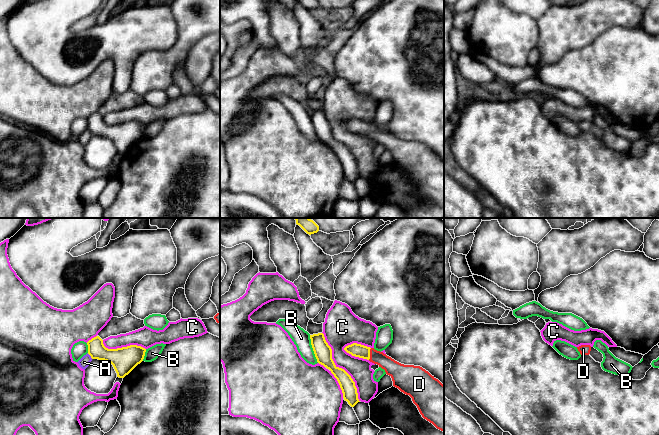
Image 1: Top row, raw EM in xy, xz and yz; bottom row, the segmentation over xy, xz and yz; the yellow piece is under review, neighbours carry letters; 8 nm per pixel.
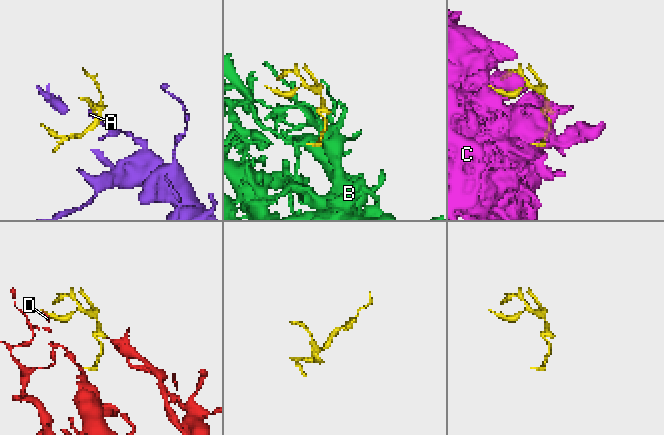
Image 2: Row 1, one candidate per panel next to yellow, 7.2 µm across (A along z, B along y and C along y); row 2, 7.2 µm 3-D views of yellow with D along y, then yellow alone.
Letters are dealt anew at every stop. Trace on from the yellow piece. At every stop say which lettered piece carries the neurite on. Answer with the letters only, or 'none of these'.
D

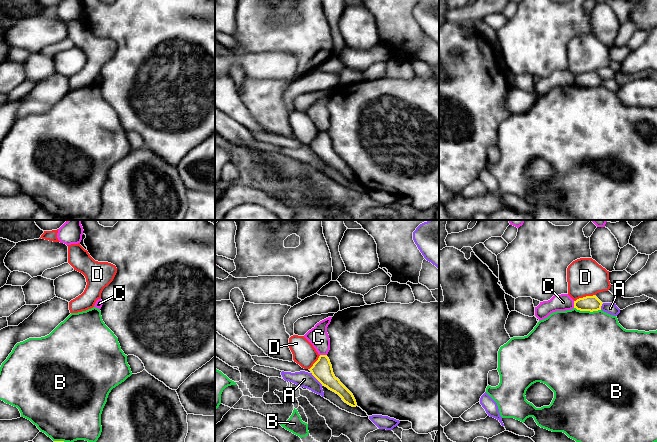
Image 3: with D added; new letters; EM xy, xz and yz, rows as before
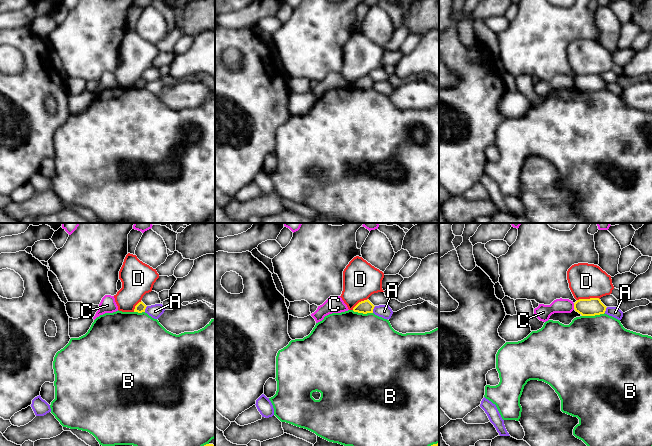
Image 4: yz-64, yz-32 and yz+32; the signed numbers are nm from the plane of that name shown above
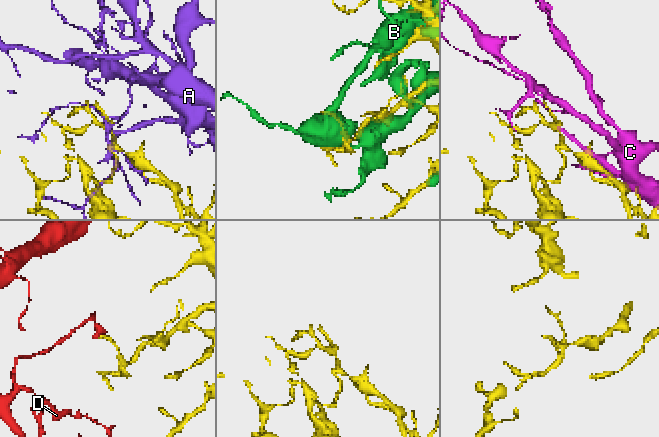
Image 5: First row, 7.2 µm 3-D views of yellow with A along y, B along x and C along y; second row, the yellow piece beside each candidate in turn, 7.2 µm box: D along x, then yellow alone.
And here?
none of these

